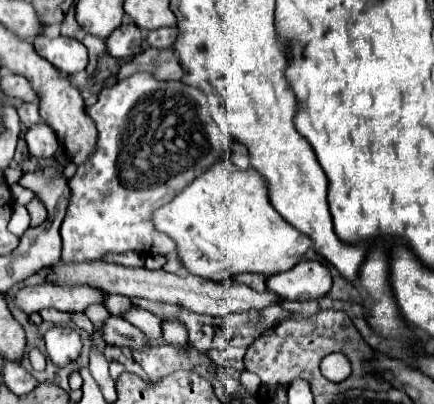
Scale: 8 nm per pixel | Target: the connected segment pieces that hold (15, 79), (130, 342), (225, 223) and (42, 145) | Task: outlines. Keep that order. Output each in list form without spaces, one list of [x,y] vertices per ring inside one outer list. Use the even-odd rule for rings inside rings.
[[[3,72],[1,74],[1,90],[9,96],[21,98],[23,102],[39,104],[39,96],[37,96],[37,92],[33,92],[33,86],[29,84],[29,80],[25,76]]]
[[[109,316],[103,322],[101,338],[105,340],[105,344],[127,346],[131,350],[139,350],[145,346],[145,334],[141,330],[137,330],[135,326],[131,326],[121,316]]]
[[[217,162],[209,166],[197,180],[193,180],[187,188],[183,188],[169,204],[161,206],[153,212],[153,226],[165,232],[177,244],[177,258],[189,274],[201,276],[213,282],[225,282],[241,272],[257,272],[263,276],[271,276],[277,272],[285,272],[293,268],[299,258],[311,246],[309,236],[301,234],[293,228],[281,214],[275,212],[267,198],[267,188],[259,172],[253,168],[241,170],[231,162]]]
[[[35,124],[33,128],[29,128],[25,140],[29,146],[29,154],[35,158],[51,158],[59,148],[55,132],[47,124]]]

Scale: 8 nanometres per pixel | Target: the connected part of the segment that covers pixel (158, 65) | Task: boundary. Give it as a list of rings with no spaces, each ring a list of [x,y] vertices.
[[[155,48],[143,50],[133,60],[129,60],[121,66],[117,80],[125,80],[137,72],[149,72],[157,80],[181,80],[185,74],[185,70],[181,68],[175,52],[171,48],[167,48],[167,50],[155,50]]]

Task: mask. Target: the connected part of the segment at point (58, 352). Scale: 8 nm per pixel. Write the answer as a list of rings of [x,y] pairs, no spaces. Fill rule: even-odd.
[[[55,326],[45,334],[45,346],[47,346],[47,356],[57,366],[67,366],[69,362],[77,360],[81,352],[81,338],[77,330],[69,326]]]

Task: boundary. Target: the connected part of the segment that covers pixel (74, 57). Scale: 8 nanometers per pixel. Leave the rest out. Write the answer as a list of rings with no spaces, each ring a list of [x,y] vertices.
[[[41,34],[33,40],[33,46],[35,52],[39,52],[45,60],[49,60],[65,76],[83,72],[87,66],[87,48],[73,38],[65,36],[47,38],[45,34]]]

